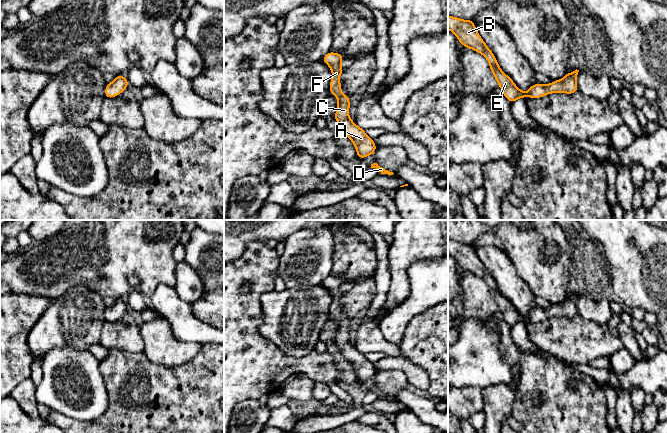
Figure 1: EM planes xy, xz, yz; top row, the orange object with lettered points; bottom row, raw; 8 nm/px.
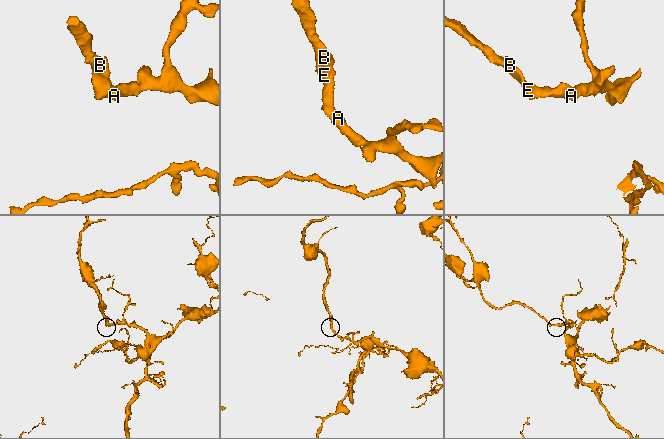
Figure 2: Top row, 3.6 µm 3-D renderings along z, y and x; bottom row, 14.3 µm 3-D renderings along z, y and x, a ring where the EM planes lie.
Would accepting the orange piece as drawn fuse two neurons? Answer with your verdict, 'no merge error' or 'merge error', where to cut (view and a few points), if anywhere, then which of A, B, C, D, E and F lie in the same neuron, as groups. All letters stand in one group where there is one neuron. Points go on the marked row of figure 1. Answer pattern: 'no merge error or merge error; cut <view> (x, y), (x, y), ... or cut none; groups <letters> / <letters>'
no merge error; cut none; groups A B C D E F

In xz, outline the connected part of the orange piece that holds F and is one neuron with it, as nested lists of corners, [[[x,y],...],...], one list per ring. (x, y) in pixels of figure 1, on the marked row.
[[[328,52],[322,61],[329,66],[332,72],[332,79],[329,85],[329,92],[334,94],[338,103],[334,119],[342,128],[344,134],[352,141],[357,157],[366,158],[374,154],[377,150],[374,139],[367,136],[365,130],[360,128],[351,120],[349,116],[350,97],[342,93],[339,76],[344,72],[341,67],[341,61],[344,56],[340,53]]]

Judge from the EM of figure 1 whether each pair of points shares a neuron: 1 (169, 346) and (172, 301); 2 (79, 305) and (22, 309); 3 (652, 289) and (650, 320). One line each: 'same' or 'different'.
1: different
2: different
3: different

